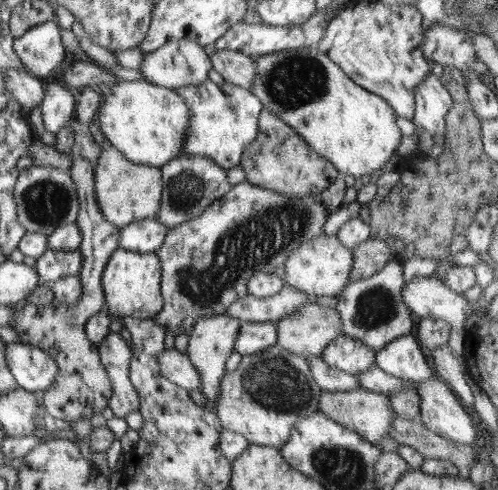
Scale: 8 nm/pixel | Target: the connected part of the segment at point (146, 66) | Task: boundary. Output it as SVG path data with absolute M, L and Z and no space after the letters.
M188 39L173 40L145 55L140 69L149 83L159 84L169 89L179 89L188 85L197 85L208 79L212 70L211 58L198 41Z

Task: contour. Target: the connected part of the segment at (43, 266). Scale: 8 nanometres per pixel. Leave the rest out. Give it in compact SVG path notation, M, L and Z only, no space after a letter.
M48 248L33 263L37 268L42 283L51 284L63 276L79 276L83 258L79 248L72 252L55 251Z

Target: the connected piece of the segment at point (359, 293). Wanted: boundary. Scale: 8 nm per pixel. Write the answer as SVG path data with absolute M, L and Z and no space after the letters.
M390 260L387 265L365 279L350 281L340 295L336 309L341 316L341 330L350 338L361 340L372 350L382 350L389 342L401 336L411 334L411 310L403 299L403 266Z

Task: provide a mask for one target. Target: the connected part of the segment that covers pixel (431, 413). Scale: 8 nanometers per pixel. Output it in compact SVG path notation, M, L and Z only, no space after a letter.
M436 376L417 385L420 418L426 428L450 442L474 445L476 424L453 391Z

